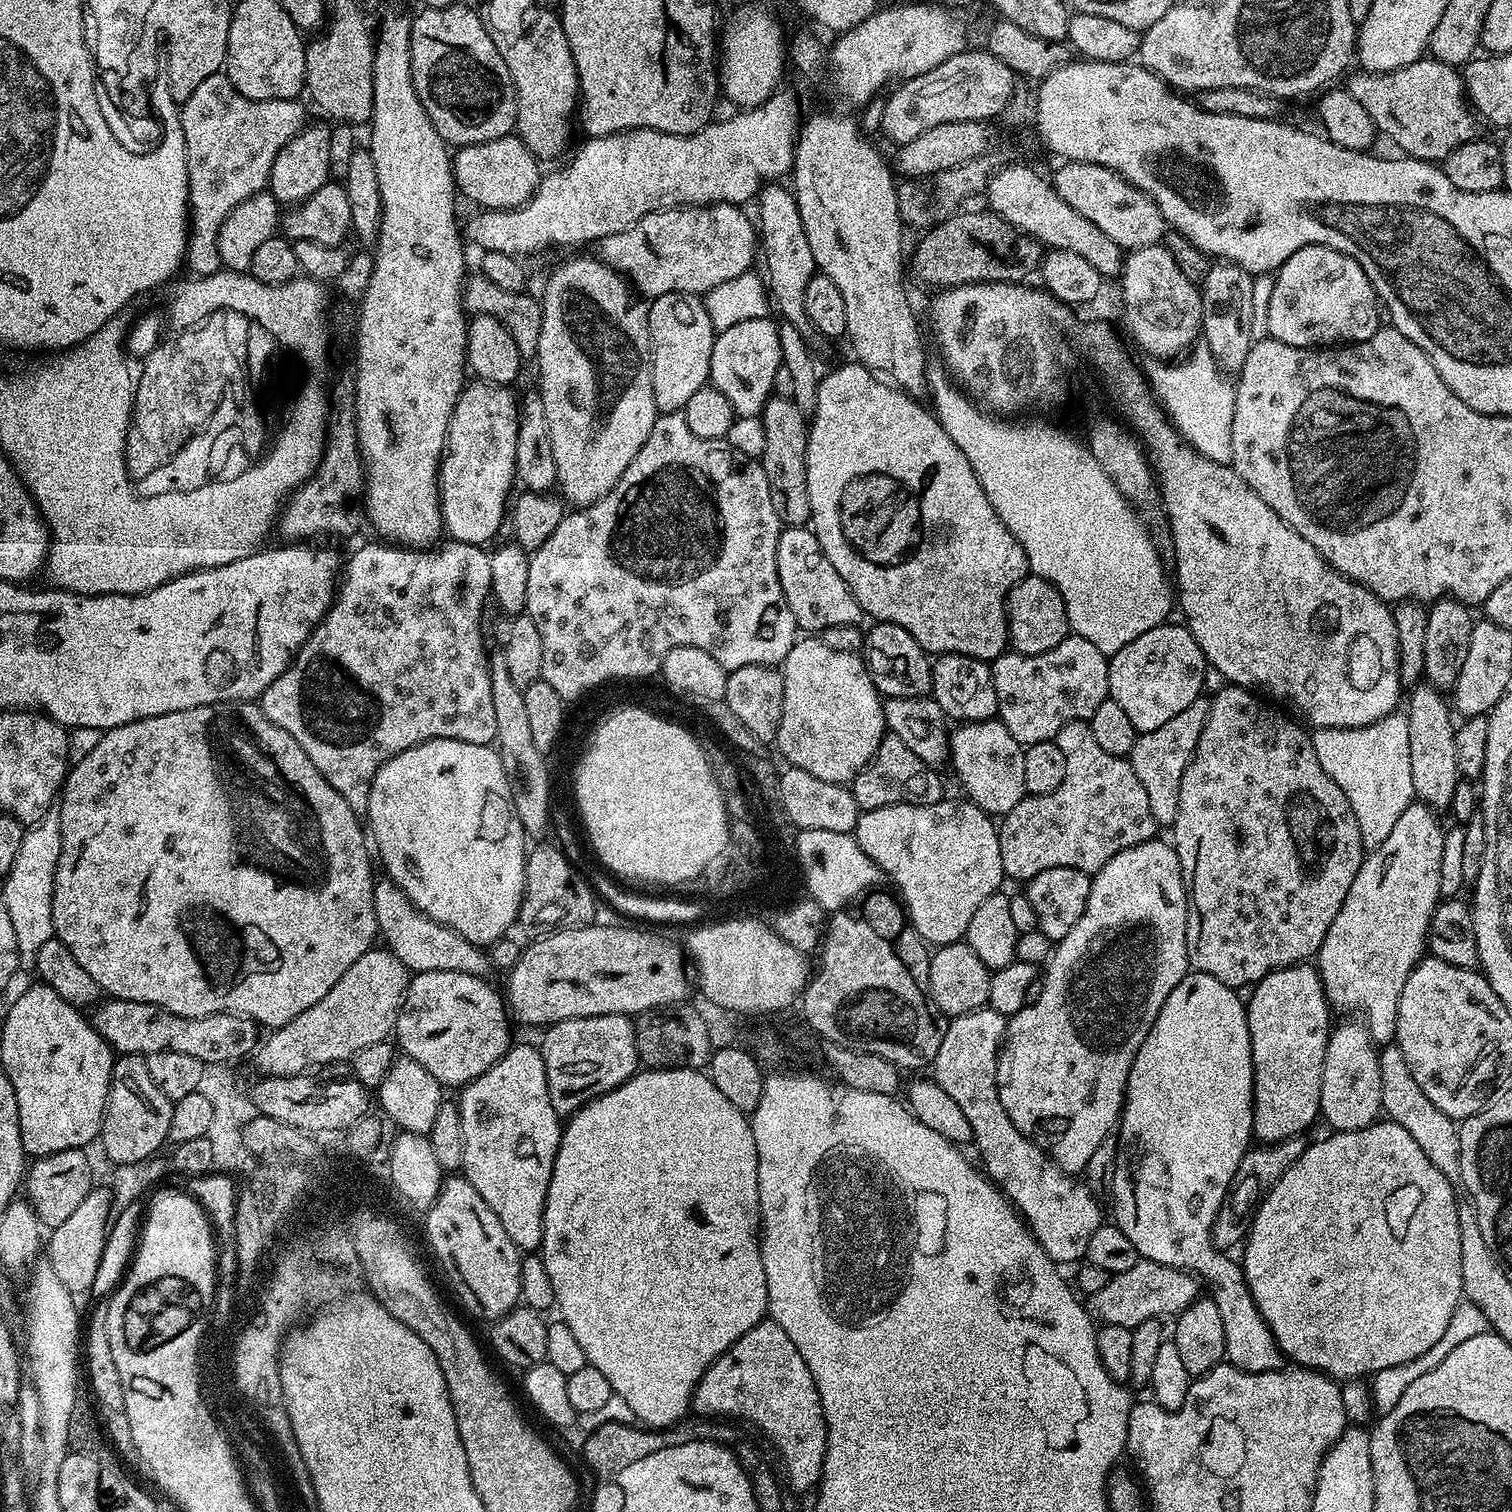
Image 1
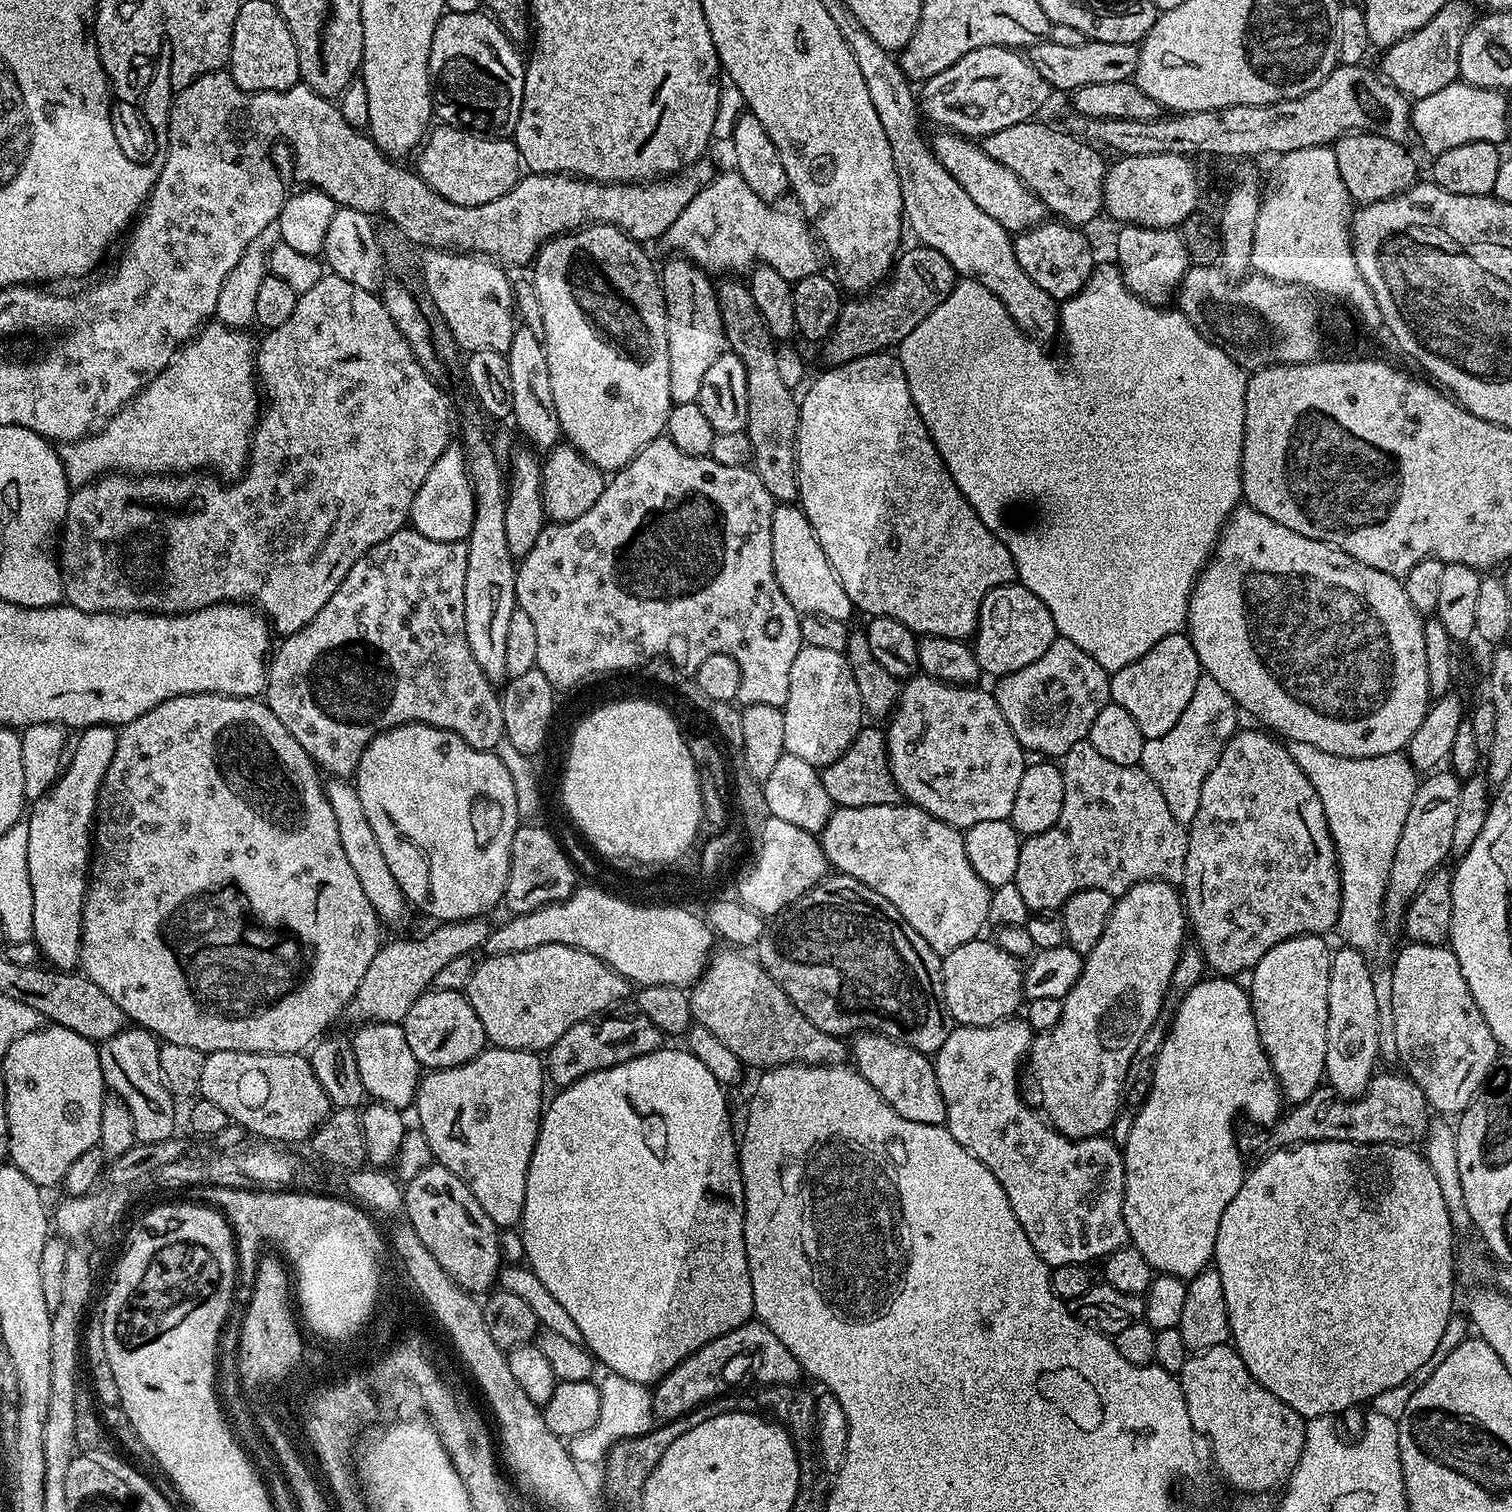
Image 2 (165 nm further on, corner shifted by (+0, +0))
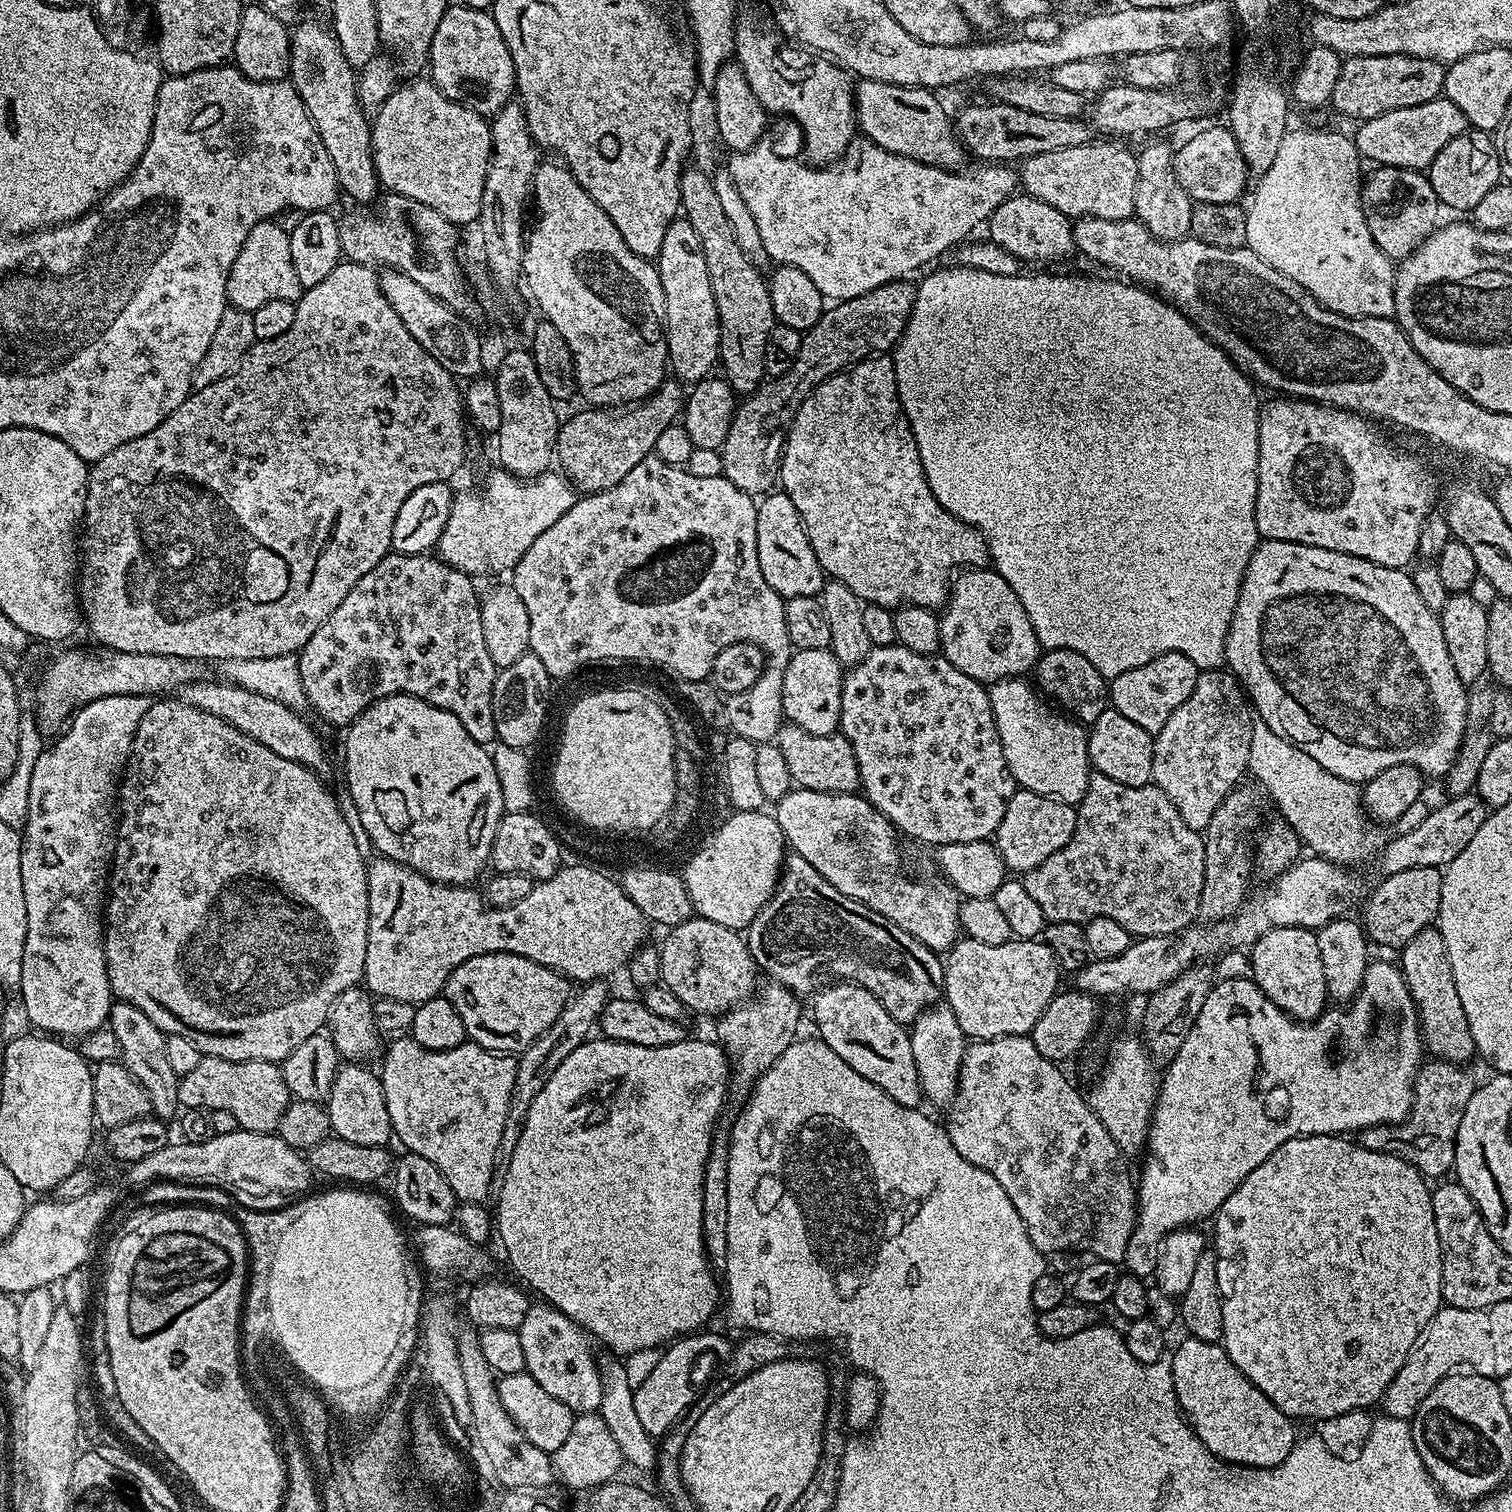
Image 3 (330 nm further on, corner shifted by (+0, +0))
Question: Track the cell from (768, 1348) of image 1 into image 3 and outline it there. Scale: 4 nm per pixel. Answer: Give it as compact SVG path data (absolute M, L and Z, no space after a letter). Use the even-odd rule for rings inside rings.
M708 1331L681 1336L669 1343L660 1352L660 1361L654 1366L654 1370L650 1370L646 1382L635 1385L632 1393L634 1414L638 1414L642 1430L649 1432L652 1437L662 1438L681 1420L688 1409L697 1403L696 1388L702 1387L711 1378L719 1360L727 1361L732 1355L733 1341Z

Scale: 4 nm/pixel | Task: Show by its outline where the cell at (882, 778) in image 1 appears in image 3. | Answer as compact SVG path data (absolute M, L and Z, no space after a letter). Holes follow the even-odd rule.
M785 723L774 742L782 750L782 758L786 758L795 787L819 792L851 793L860 788L858 758L854 754L854 746L842 734L819 736L804 732L796 724Z

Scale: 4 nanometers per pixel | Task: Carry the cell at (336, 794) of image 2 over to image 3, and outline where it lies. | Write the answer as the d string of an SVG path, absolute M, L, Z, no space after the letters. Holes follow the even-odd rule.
M195 680L181 687L179 699L198 710L206 710L206 714L222 718L230 726L242 730L242 734L254 738L254 742L262 742L266 750L274 750L274 754L290 758L290 762L320 770L324 764L324 744L295 709L282 706L282 702L274 702L274 698L266 698L266 694L254 694L254 690L246 690L236 683L214 684L208 680Z

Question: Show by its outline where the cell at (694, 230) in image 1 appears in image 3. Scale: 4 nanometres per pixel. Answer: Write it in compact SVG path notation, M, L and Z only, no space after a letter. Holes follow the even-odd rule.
M780 118L754 146L729 155L732 157L726 161L726 167L754 214L770 260L802 270L832 302L858 298L892 280L911 277L911 272L919 268L927 269L927 264L947 248L952 250L965 243L979 224L981 227L992 217L995 208L1018 192L1017 169L1004 162L980 166L971 176L968 170L936 168L887 152L867 138L857 139L834 166L813 166L801 159L801 152L800 127L791 119Z

